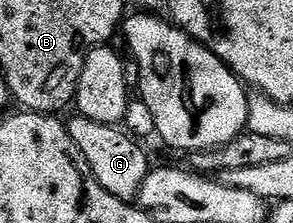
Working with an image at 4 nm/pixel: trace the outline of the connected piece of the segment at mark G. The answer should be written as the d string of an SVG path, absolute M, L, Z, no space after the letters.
M80 114L74 115L73 121L68 121L67 127L75 146L87 158L87 166L91 174L115 198L126 202L136 201L141 192L143 182L147 179L151 171L149 156L115 124L104 124L103 122L91 122L91 118Z

